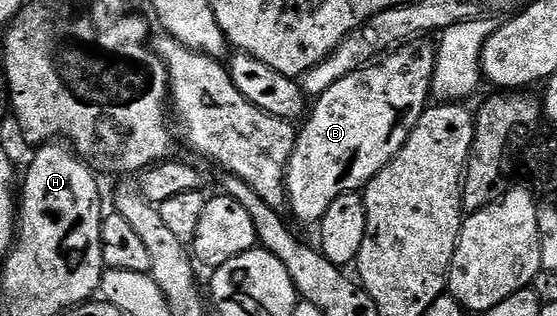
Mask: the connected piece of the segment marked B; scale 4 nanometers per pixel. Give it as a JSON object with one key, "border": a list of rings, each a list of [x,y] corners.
{"border":[[[418,38],[402,43],[368,68],[360,68],[347,74],[347,78],[339,78],[339,82],[335,82],[331,90],[316,97],[314,104],[317,105],[314,108],[312,105],[307,119],[300,125],[295,150],[285,171],[285,189],[289,195],[288,211],[293,212],[299,223],[316,225],[323,214],[327,214],[327,206],[331,206],[331,202],[339,198],[339,194],[361,192],[369,180],[375,178],[375,174],[379,174],[379,170],[383,170],[383,166],[387,166],[387,162],[391,162],[395,154],[399,154],[431,100],[437,50],[429,42],[428,39]]]}

